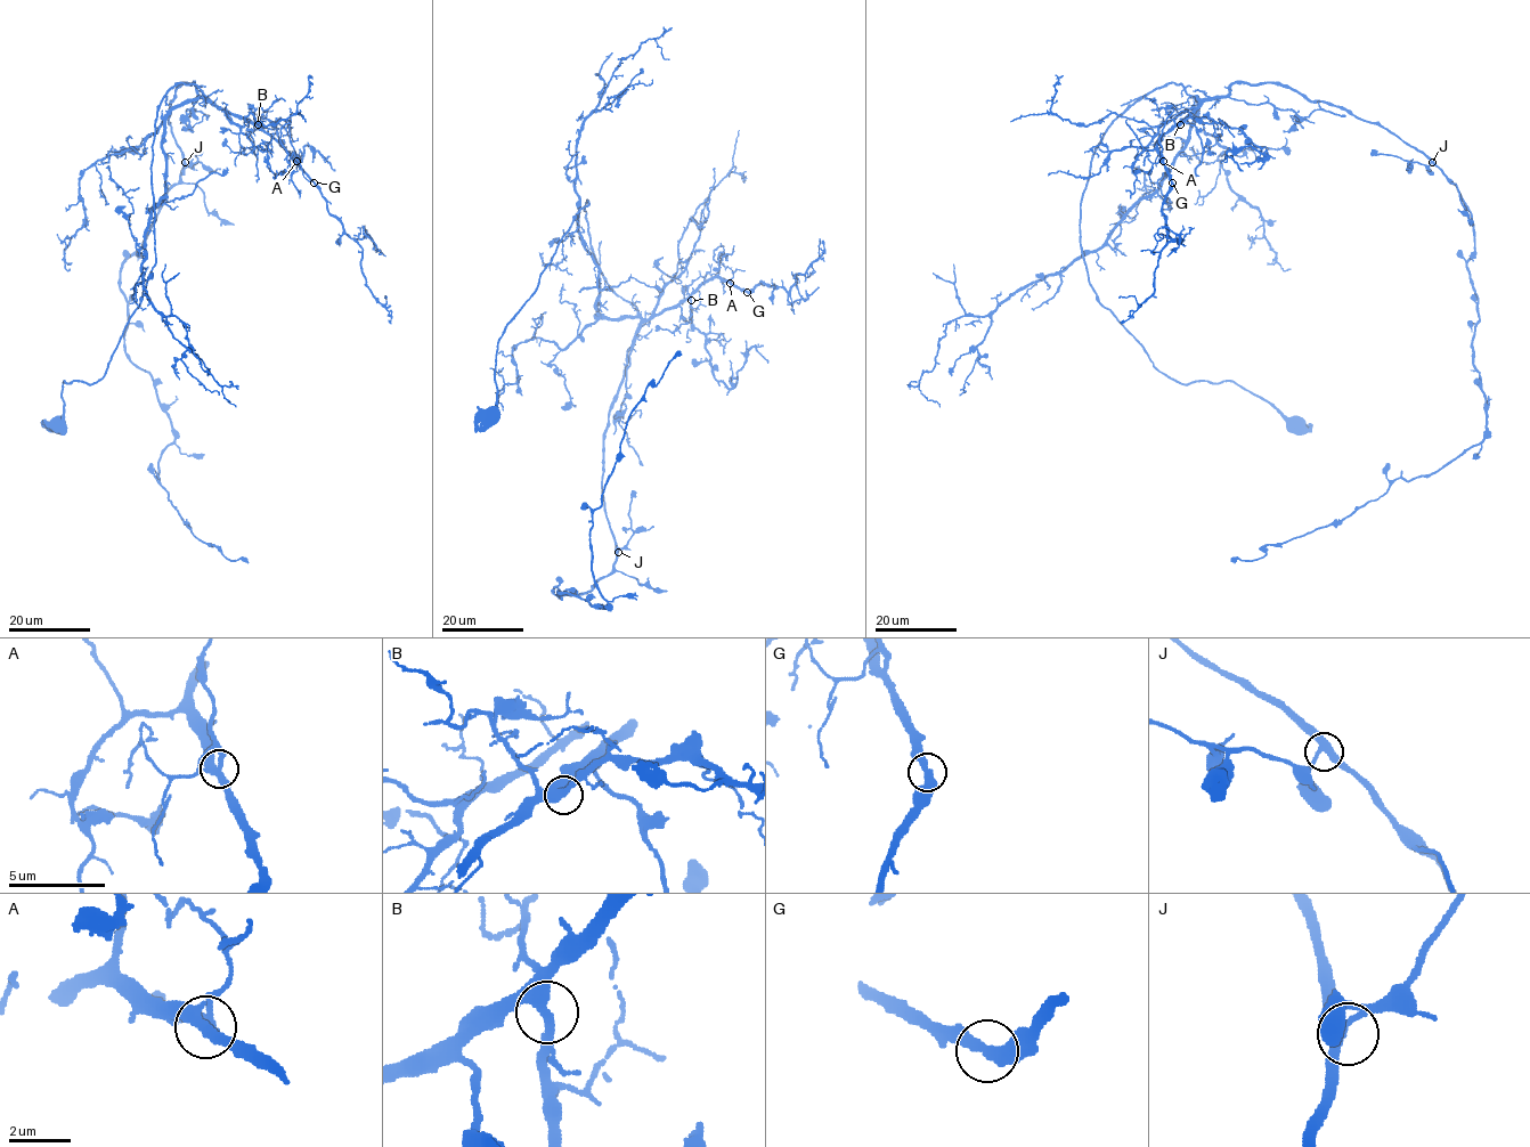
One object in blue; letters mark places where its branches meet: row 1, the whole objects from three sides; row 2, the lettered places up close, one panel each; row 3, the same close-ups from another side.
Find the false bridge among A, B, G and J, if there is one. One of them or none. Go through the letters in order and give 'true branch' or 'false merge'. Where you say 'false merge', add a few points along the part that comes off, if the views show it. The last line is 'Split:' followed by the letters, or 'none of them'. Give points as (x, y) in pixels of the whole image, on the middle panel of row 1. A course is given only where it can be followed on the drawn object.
A: true branch
B: true branch
G: true branch
J: true branch
Split: none of them

